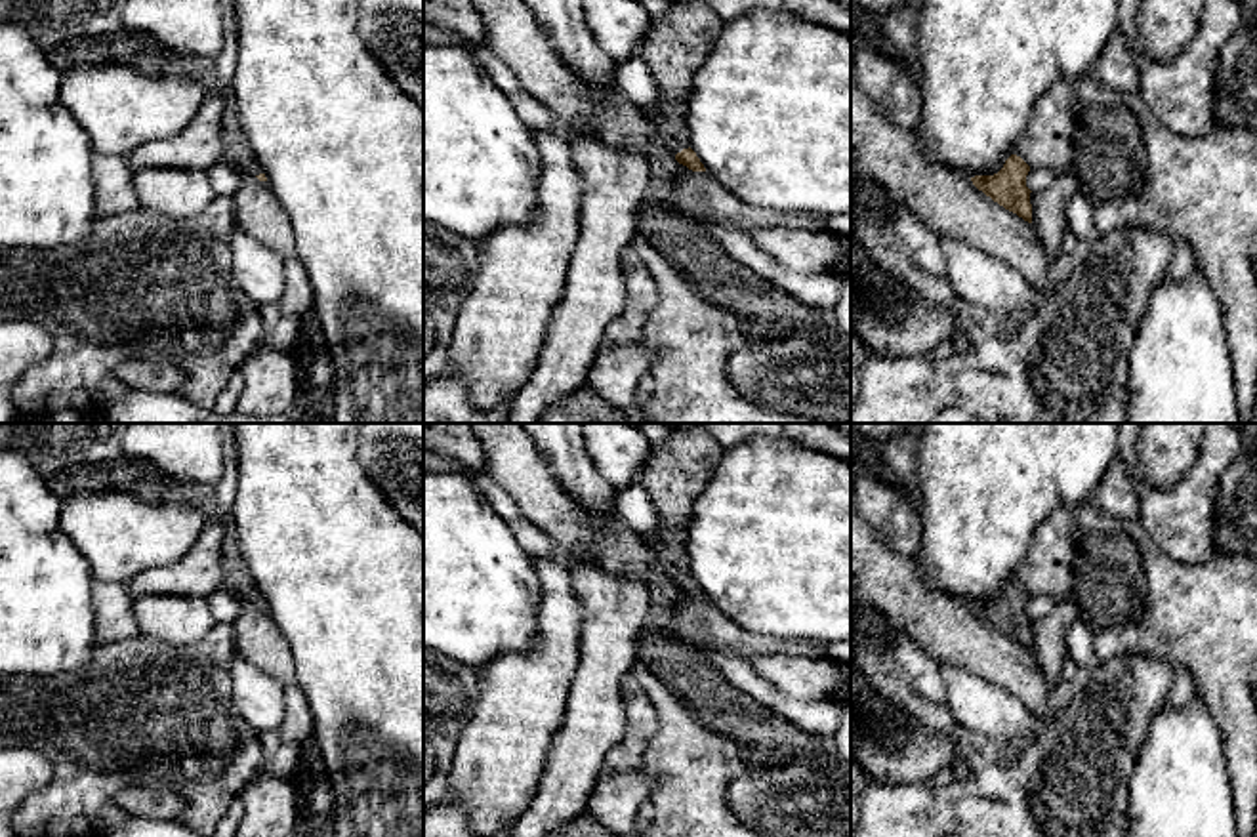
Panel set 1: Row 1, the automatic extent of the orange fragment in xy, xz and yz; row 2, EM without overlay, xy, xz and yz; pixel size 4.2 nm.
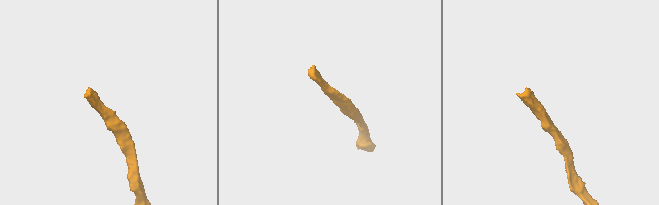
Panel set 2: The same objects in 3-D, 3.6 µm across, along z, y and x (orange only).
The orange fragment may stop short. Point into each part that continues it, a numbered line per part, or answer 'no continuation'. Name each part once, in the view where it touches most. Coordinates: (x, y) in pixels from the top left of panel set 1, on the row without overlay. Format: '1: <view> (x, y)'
1: xz (670, 546)

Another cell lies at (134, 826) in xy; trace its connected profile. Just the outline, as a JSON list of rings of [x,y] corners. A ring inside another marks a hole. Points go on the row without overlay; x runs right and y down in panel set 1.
[[[128,816],[122,826],[103,837],[204,837],[177,820]]]

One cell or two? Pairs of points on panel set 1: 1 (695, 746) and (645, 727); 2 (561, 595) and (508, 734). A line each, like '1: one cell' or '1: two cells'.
1: two cells
2: one cell

